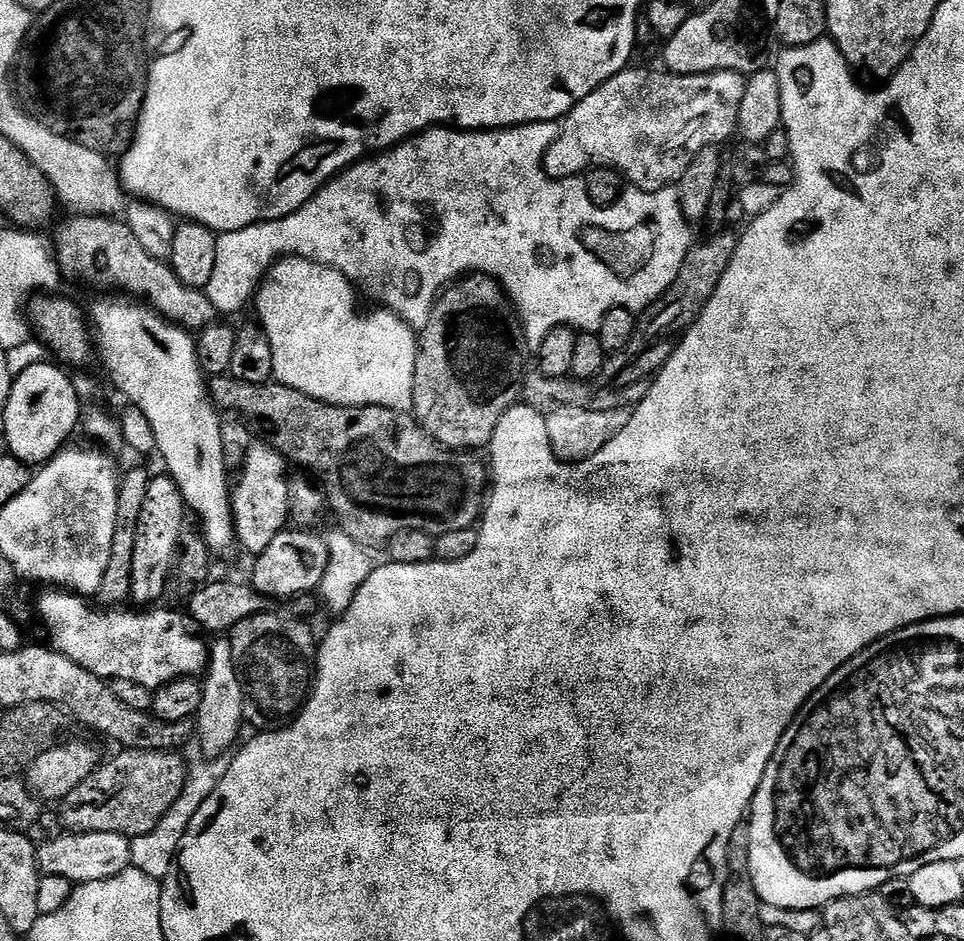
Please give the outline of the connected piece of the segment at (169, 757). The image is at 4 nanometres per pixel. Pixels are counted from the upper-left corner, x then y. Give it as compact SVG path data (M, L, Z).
M120 750L117 753L113 760L105 759L95 772L64 796L58 813L69 833L101 832L129 838L150 834L162 822L166 810L178 802L189 769L179 751Z

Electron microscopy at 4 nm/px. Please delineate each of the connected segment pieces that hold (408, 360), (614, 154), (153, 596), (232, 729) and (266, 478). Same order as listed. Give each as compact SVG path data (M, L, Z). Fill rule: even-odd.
M285 258L268 271L263 284L254 297L254 309L260 317L258 323L264 329L266 338L270 338L270 350L274 350L274 370L272 375L275 383L290 386L290 390L298 390L323 404L337 404L343 408L365 408L366 406L382 406L395 412L408 412L412 408L414 398L414 378L416 377L417 333L399 316L387 310L376 310L373 316L359 316L356 313L356 296L353 285L340 272L328 268L325 264L316 264L313 260L297 260Z
M629 66L624 71L619 72L614 78L610 78L598 90L594 90L582 102L578 102L572 111L564 117L560 136L556 139L547 155L544 156L544 171L552 177L553 180L564 180L568 176L577 178L583 177L585 173L593 168L613 168L614 171L624 175L625 181L629 185L635 186L641 192L660 192L669 186L679 185L680 179L686 174L690 162L698 154L702 154L704 148L715 148L724 146L731 136L735 137L738 132L738 110L742 110L742 98L746 95L748 82L743 72L707 72L697 76L675 76L673 72L659 70L660 72L647 72L644 68Z
M167 474L152 476L150 490L146 490L146 499L142 505L142 515L138 517L138 539L134 541L134 578L132 579L131 603L136 606L152 606L164 596L164 591L170 588L170 577L176 563L176 547L182 536L182 522L186 515L186 505L182 498L182 490L172 477Z
M216 638L213 640L216 641L211 641L210 644L208 666L202 680L204 686L202 706L196 711L194 717L194 732L198 740L200 736L200 748L205 752L203 754L205 757L224 758L237 747L236 739L240 736L240 727L245 727L246 701L244 688L240 684L234 662L231 639Z
M254 442L244 455L244 462L238 469L238 475L230 488L232 502L232 523L236 526L236 538L239 547L251 554L258 554L274 542L279 532L285 531L290 524L292 489L289 461L278 450L263 442Z

